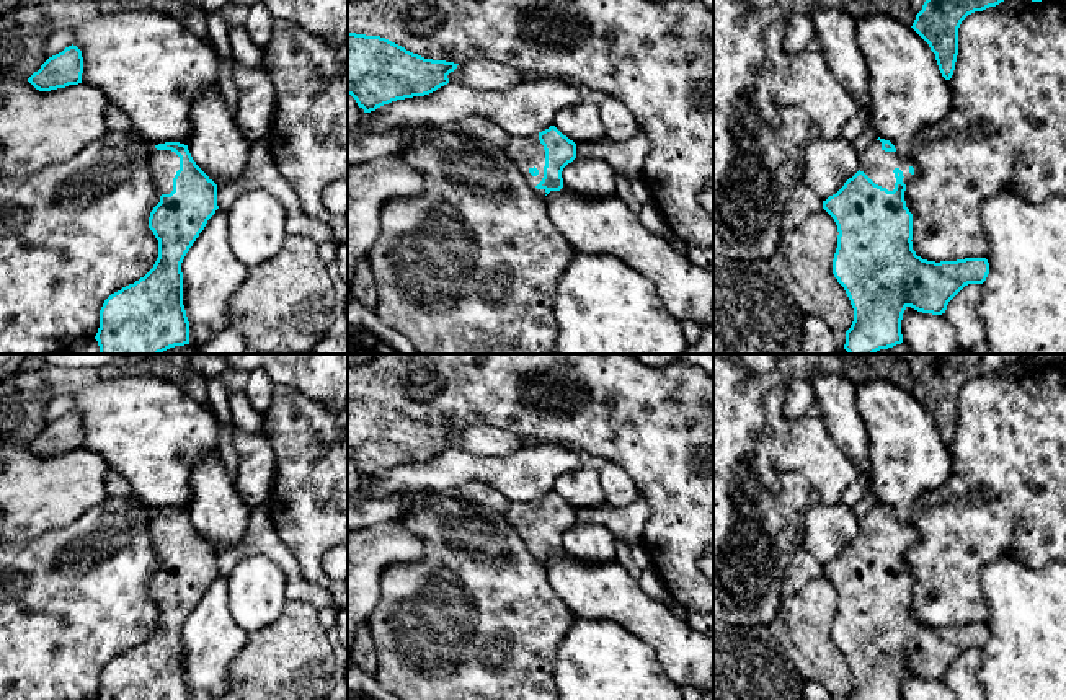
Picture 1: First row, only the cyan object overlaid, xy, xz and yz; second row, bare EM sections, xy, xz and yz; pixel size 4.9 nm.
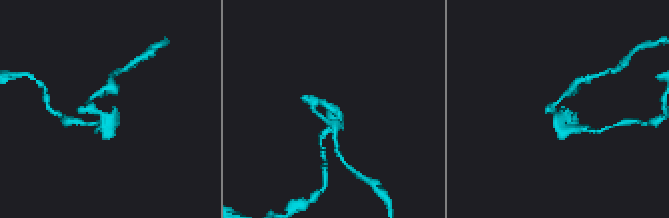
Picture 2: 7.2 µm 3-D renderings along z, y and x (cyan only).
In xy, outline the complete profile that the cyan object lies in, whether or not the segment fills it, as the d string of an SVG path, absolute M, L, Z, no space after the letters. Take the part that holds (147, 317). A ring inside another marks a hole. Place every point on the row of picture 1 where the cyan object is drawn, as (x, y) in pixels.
M180 142L155 145L149 168L160 193L160 202L149 217L149 228L158 240L158 258L144 277L104 300L95 336L100 354L160 354L170 348L189 344L181 263L207 220L219 209L217 184L196 165L188 145Z

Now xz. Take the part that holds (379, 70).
M348 33L348 95L364 113L436 91L457 65L424 59L380 36Z

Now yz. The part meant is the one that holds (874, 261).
M877 139L860 155L860 170L826 201L823 209L837 225L837 248L833 259L833 274L844 287L854 308L854 321L846 331L844 349L849 354L875 354L903 343L901 320L908 307L932 315L942 315L948 302L968 284L983 284L989 274L986 258L965 258L957 261L927 261L913 250L913 214L906 207L906 186L917 176L917 165L901 157L890 140Z

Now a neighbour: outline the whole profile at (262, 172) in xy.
M269 137L250 144L248 160L238 178L217 183L217 206L229 212L233 202L247 191L263 189L278 197L286 210L286 230L289 235L302 235L315 241L333 241L333 230L302 212L300 201L279 171L269 147Z

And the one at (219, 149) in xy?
M206 88L191 108L193 132L188 150L215 184L238 178L247 165L250 142L240 132L220 88Z

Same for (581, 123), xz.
M586 101L558 111L553 117L553 126L575 144L606 137L599 106Z

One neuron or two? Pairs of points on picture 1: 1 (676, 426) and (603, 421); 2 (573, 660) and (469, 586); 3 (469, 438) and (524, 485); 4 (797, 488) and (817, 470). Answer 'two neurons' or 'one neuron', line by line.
1: one neuron
2: two neurons
3: two neurons
4: two neurons

